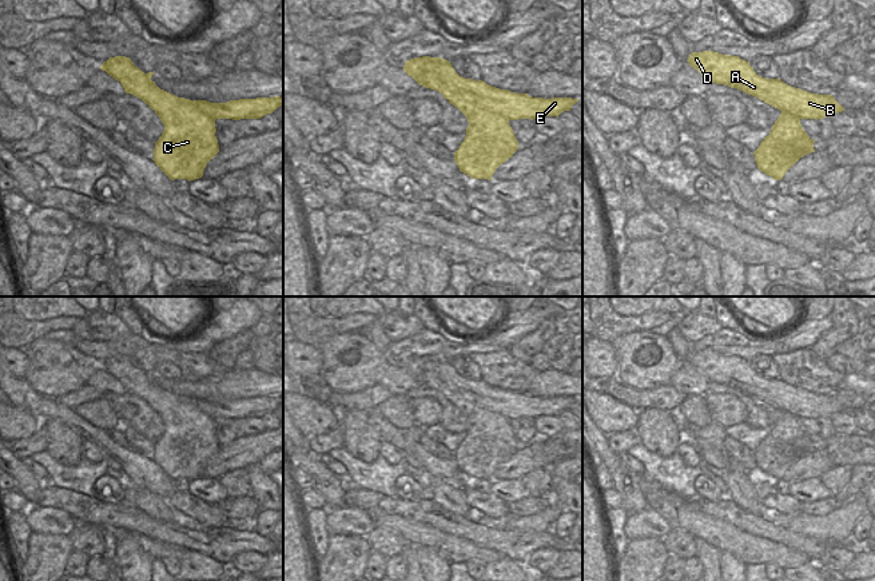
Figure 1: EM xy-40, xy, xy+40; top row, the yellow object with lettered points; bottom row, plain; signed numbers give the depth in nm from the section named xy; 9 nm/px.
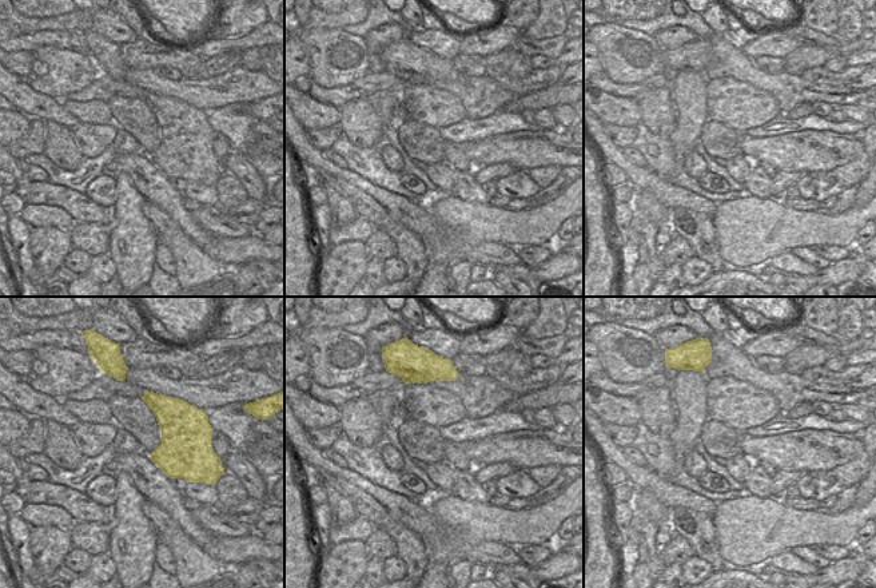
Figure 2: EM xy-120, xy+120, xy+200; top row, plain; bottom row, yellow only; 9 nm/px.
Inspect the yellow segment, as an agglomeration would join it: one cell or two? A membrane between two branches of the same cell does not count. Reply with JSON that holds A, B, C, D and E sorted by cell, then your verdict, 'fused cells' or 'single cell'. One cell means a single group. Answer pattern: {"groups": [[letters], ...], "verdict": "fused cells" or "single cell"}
{"groups": [["A", "B", "D", "E"], ["C"]], "verdict": "fused cells"}

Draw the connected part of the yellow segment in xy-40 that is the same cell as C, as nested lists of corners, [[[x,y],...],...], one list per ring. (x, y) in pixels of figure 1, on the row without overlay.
[[[110,357],[100,365],[115,379],[120,381],[126,393],[142,398],[160,417],[164,430],[154,447],[155,463],[171,478],[195,479],[203,475],[207,462],[219,451],[215,435],[215,419],[199,410],[192,399],[178,397],[156,386],[142,369],[134,365],[130,357]]]

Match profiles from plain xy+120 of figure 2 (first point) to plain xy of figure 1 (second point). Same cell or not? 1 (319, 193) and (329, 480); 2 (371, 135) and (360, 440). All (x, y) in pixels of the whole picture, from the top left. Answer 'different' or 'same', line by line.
1: different
2: same

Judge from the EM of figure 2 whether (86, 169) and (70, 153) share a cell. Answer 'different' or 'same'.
different

